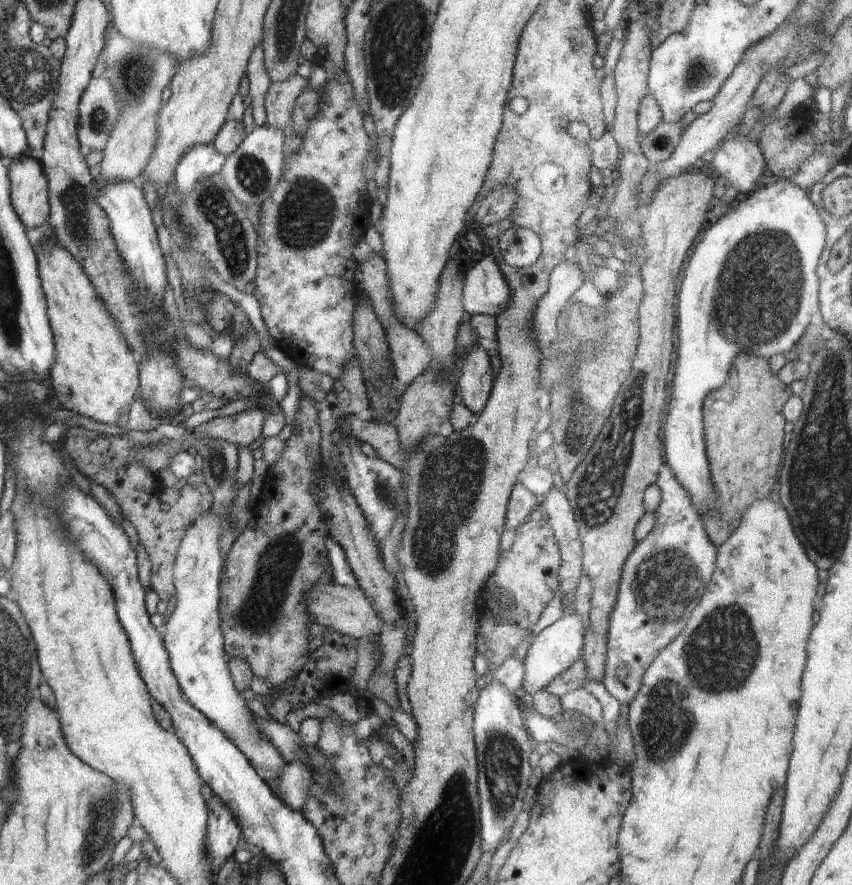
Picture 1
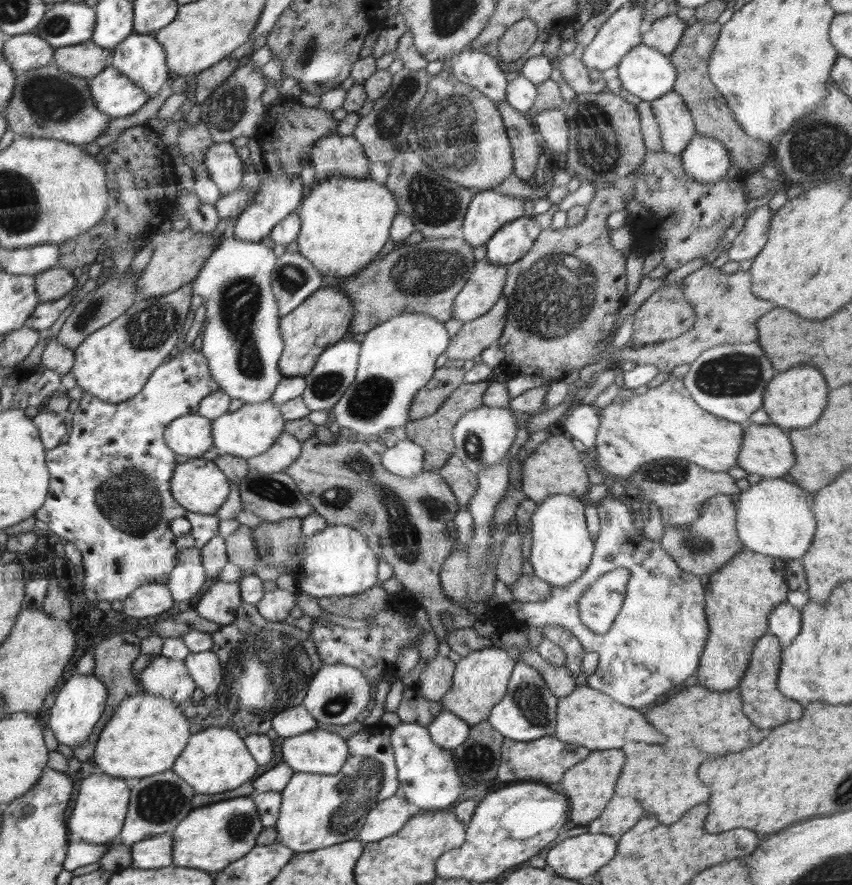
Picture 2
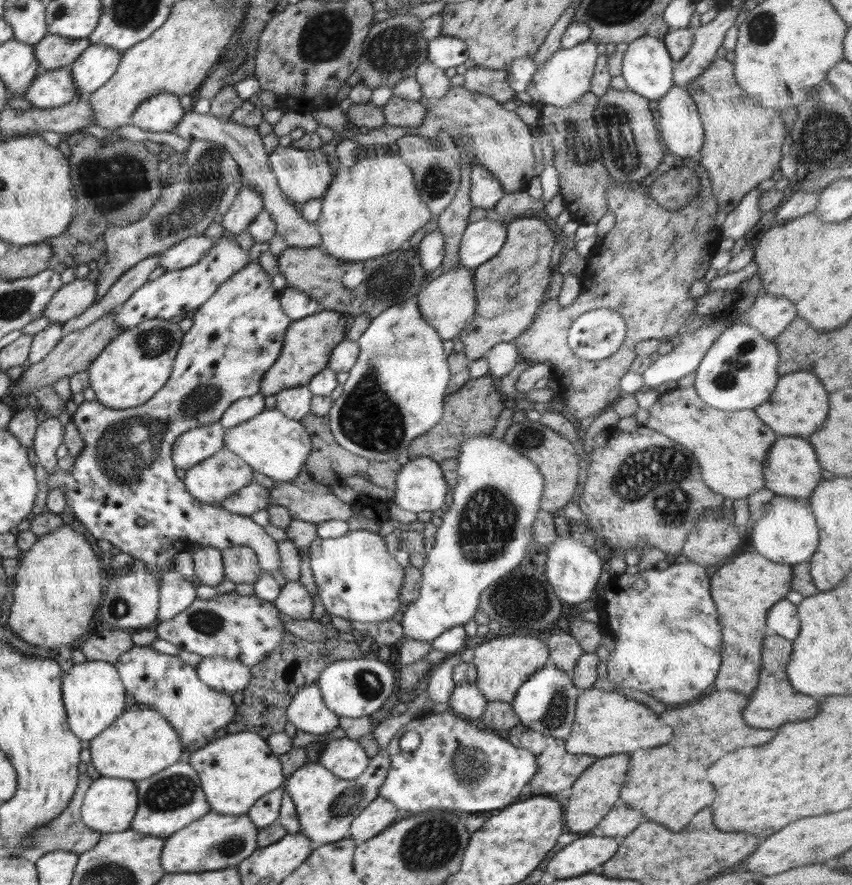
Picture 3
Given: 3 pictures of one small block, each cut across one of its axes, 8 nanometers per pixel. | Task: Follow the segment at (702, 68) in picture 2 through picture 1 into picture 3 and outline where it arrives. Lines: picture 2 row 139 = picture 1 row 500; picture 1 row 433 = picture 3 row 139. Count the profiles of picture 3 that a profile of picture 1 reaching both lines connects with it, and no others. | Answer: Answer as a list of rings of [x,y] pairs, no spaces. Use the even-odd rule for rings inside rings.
[[[716,58],[685,88],[696,103],[705,133],[698,157],[712,180],[712,194],[719,210],[727,215],[748,192],[778,172],[783,157],[780,148],[784,144],[784,122],[772,106],[754,106],[752,97],[736,83],[733,64],[725,58]]]

